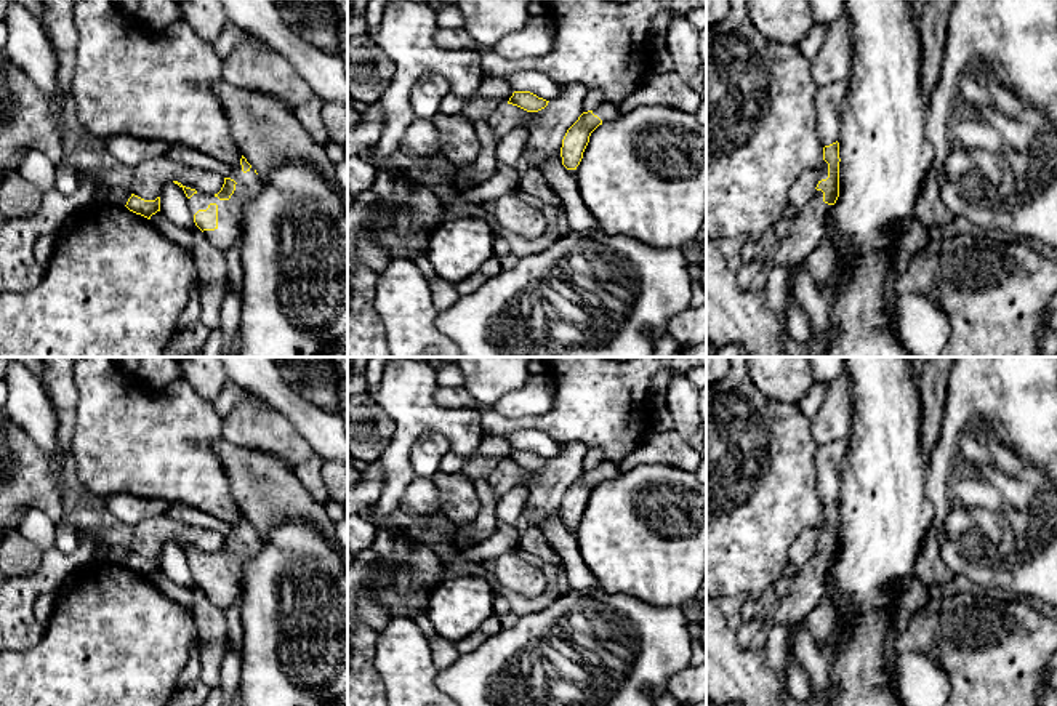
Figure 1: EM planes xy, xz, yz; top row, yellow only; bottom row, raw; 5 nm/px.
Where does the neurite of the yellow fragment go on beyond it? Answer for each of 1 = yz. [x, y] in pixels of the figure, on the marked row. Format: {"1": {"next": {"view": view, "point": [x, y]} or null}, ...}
{"1": {"next": {"view": "yz", "point": [809, 228]}}}

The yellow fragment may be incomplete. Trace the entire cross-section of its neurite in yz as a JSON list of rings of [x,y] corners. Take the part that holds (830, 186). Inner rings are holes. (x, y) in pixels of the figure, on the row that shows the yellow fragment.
[[[839,142],[823,147],[823,163],[818,168],[817,187],[810,199],[799,207],[791,219],[788,234],[762,256],[774,261],[790,261],[802,266],[806,258],[822,243],[828,242],[833,205],[839,197]]]

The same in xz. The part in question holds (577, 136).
[[[604,101],[596,109],[583,112],[578,120],[567,130],[562,139],[562,165],[567,170],[577,170],[589,142],[591,133],[604,122],[615,120],[618,117],[618,106]]]

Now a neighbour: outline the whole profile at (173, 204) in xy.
[[[168,181],[160,191],[162,215],[179,227],[191,231],[195,223],[189,210],[187,197],[178,184]]]

